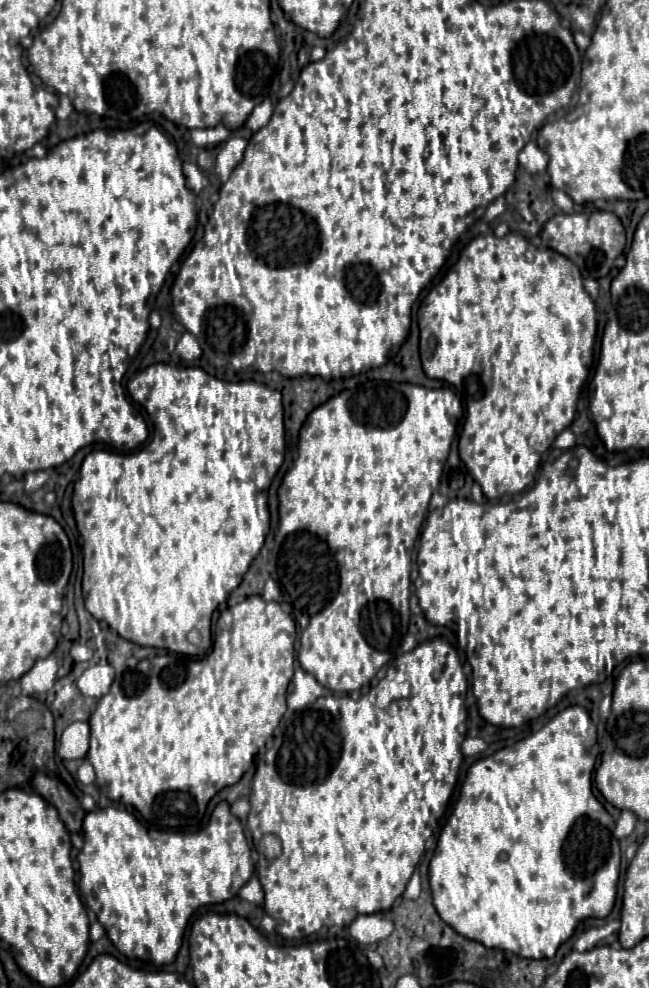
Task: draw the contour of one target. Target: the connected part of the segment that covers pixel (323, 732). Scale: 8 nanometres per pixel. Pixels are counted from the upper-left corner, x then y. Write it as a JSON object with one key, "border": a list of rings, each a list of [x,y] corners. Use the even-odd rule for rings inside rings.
{"border":[[[433,638],[427,642],[421,642],[411,652],[401,654],[395,658],[393,666],[387,666],[385,678],[377,682],[369,692],[361,694],[357,700],[345,694],[337,696],[329,694],[317,698],[309,706],[293,712],[291,716],[285,716],[279,726],[273,732],[271,746],[265,752],[263,762],[259,762],[257,772],[253,776],[253,788],[251,788],[251,810],[247,818],[247,827],[252,839],[257,843],[267,834],[275,834],[281,838],[283,852],[279,858],[271,860],[265,874],[261,876],[261,886],[265,892],[265,912],[275,920],[275,930],[291,940],[301,940],[305,936],[315,934],[321,924],[323,926],[349,926],[357,914],[375,914],[381,910],[389,910],[393,902],[403,894],[415,866],[419,864],[425,842],[431,838],[435,828],[439,826],[439,818],[443,816],[447,802],[451,798],[451,792],[455,788],[458,779],[458,772],[463,761],[461,753],[461,742],[467,734],[467,708],[465,708],[465,692],[467,682],[463,676],[463,668],[457,656],[457,650],[443,638]]]}

